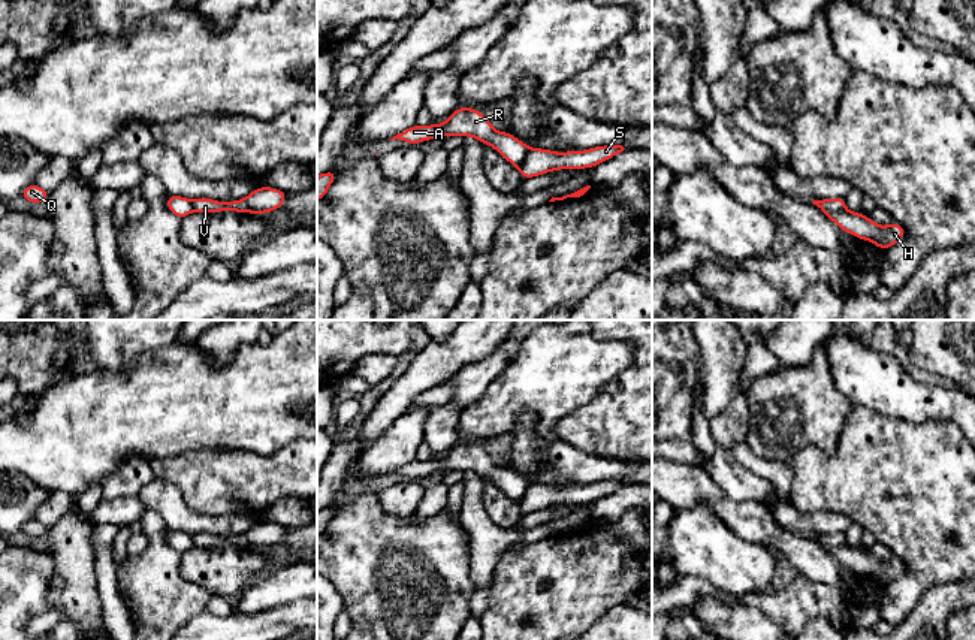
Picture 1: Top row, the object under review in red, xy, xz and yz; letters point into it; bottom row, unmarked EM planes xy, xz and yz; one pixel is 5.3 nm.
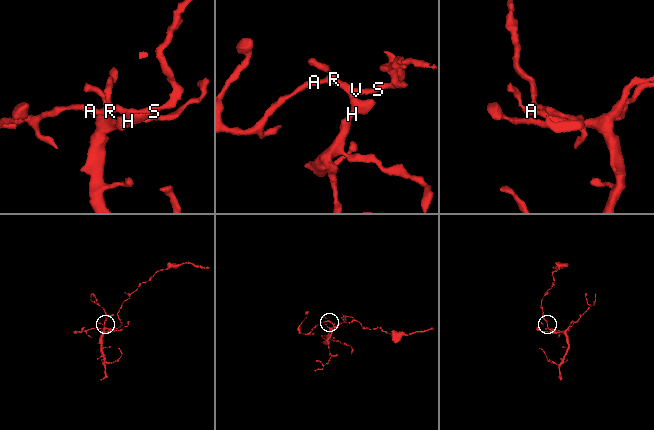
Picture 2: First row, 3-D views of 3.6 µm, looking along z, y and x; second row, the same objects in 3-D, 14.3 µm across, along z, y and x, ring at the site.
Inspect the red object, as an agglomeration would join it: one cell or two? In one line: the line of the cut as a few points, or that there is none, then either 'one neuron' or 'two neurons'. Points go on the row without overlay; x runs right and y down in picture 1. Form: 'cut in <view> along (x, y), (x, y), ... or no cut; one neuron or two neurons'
cut in xz along (530, 483), (519, 504); two neurons

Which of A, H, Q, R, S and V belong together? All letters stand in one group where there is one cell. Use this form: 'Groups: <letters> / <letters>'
Groups: A H Q R / S V

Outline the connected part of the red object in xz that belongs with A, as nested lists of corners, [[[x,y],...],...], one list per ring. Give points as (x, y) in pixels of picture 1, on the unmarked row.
[[[459,441],[443,459],[429,459],[413,462],[398,468],[393,474],[405,476],[417,480],[428,474],[438,474],[441,471],[474,471],[483,480],[495,483],[507,496],[520,505],[529,481],[510,467],[496,467],[490,456],[477,444]]]

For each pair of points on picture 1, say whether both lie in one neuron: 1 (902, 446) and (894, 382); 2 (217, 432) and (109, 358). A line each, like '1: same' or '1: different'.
1: different
2: different

